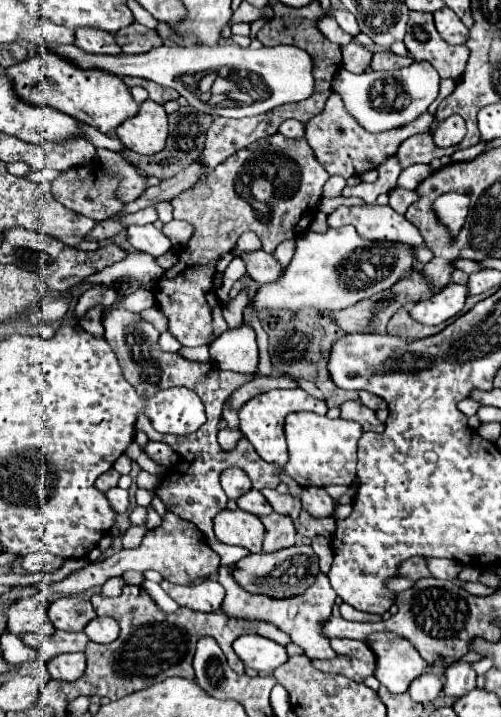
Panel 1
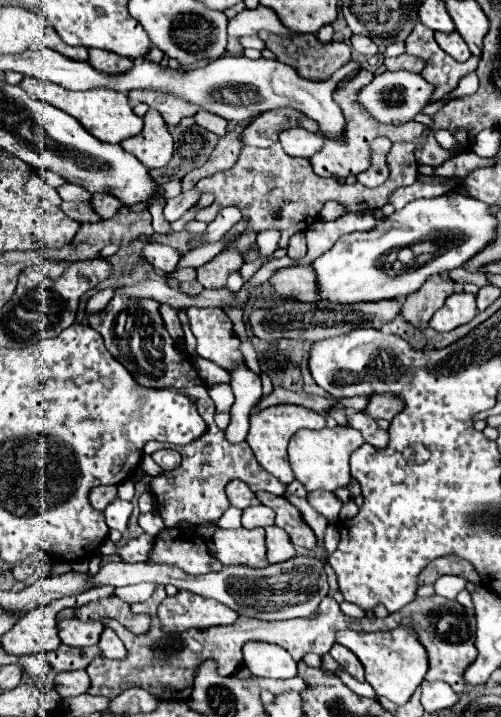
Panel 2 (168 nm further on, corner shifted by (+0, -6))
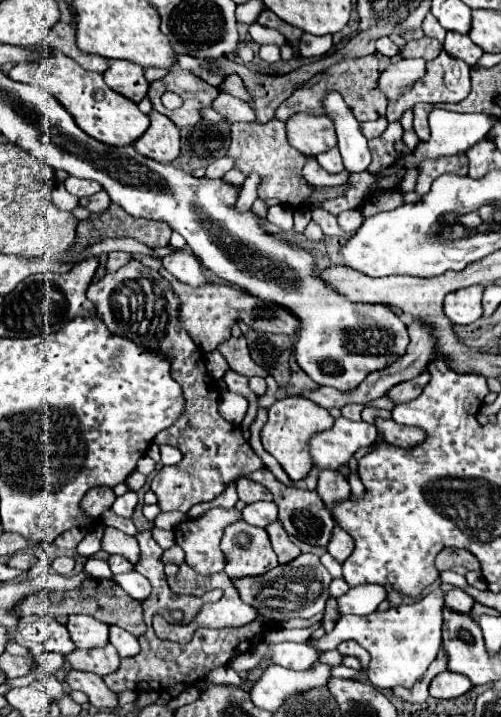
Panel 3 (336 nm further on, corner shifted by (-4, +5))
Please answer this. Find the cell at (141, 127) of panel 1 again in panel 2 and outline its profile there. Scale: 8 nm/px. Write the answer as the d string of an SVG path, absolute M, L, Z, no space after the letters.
M149 110L145 116L145 128L139 136L121 142L121 148L133 154L141 164L151 168L163 168L173 156L173 138L159 112Z

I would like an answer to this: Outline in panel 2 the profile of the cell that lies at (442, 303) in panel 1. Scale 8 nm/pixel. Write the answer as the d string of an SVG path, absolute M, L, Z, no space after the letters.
M455 292L445 300L443 308L435 312L429 326L437 332L449 332L461 324L471 322L475 314L477 314L475 296L469 292Z

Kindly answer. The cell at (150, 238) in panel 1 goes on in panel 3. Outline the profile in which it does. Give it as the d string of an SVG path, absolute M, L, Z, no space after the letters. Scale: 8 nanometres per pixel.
M177 249L169 255L165 255L161 261L163 261L163 267L183 283L189 283L189 285L207 283L207 279L201 275L199 261L195 259L193 253L185 251L185 249Z

